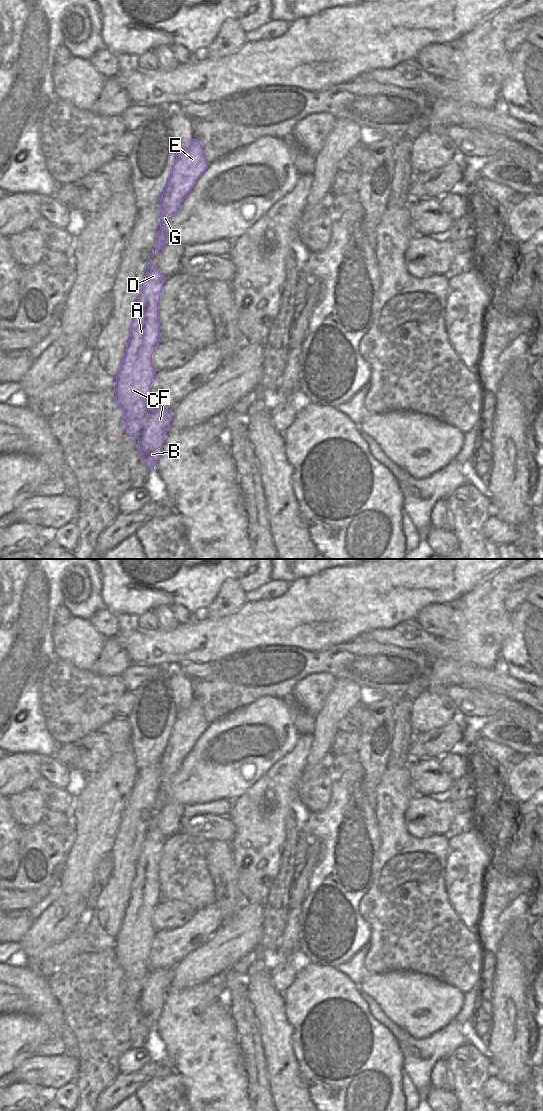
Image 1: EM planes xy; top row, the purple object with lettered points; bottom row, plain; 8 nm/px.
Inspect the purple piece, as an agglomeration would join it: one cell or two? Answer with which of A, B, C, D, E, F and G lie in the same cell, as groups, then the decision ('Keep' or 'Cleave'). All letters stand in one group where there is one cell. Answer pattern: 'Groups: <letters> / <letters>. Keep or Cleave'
Groups: A C D E G / B F. Cleave

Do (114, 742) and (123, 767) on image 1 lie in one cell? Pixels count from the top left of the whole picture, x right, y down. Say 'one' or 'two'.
two

